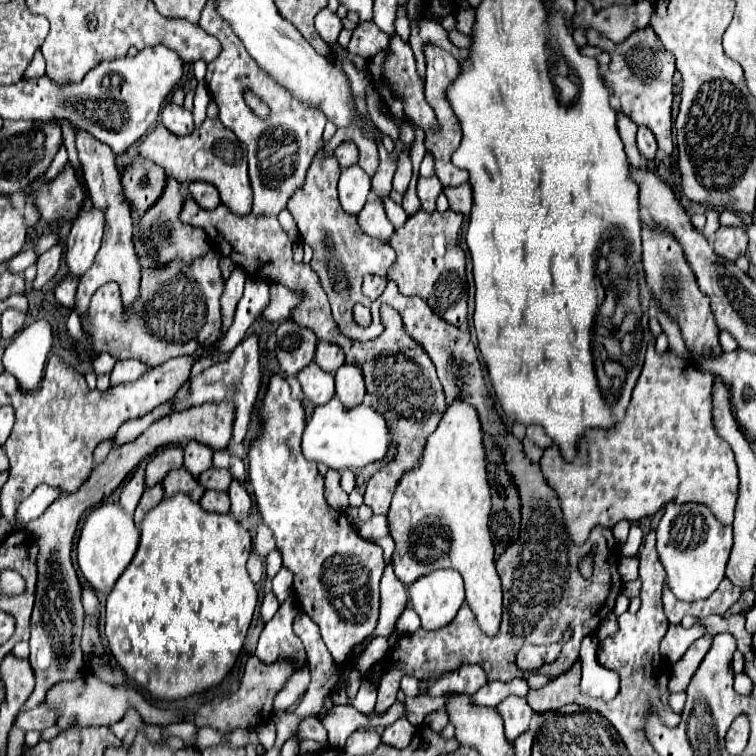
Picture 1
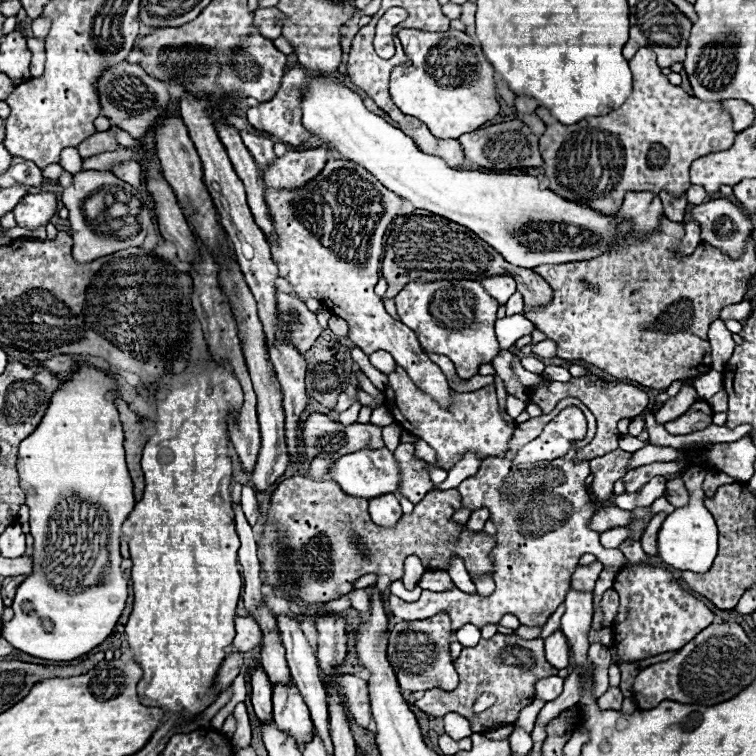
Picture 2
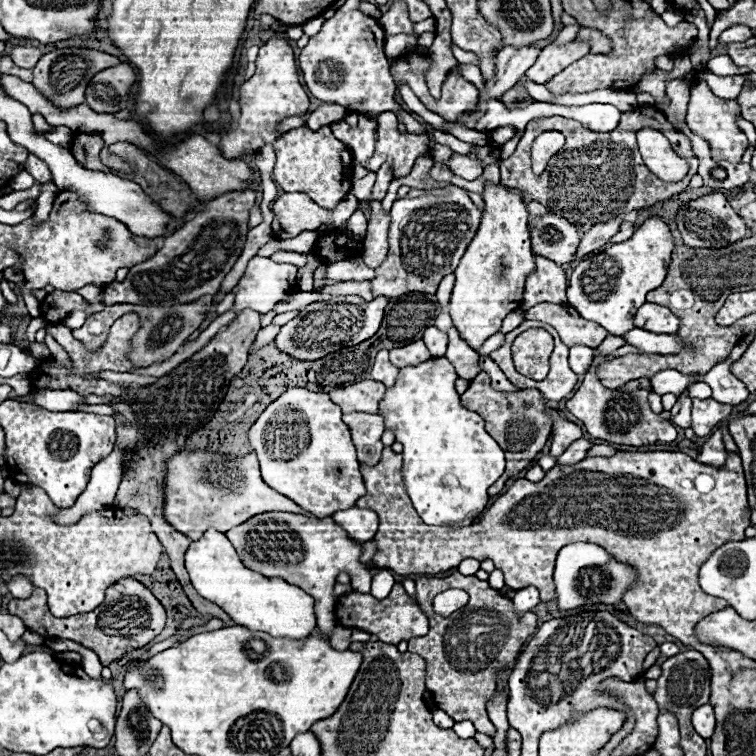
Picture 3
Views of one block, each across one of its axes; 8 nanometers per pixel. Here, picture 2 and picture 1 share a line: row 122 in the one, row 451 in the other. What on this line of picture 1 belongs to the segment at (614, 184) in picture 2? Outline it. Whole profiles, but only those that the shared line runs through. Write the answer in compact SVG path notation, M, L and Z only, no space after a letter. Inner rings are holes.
M650 338L648 342L646 362L634 386L624 422L618 422L612 430L590 430L580 438L580 446L576 446L576 458L572 458L572 462L560 458L560 448L556 444L552 444L540 460L544 478L560 498L566 528L572 540L578 540L580 544L586 542L594 526L612 528L620 520L636 522L644 516L654 516L668 502L704 504L722 524L730 524L734 518L738 468L728 442L716 434L712 422L712 386L716 376L712 372L698 370L692 360L676 356L674 350L658 354L654 340L656 338Z

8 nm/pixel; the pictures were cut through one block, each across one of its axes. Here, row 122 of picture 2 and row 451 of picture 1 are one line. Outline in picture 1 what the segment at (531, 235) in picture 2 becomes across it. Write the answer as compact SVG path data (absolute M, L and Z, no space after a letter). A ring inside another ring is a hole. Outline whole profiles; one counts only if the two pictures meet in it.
M332 398L328 404L316 406L314 416L304 430L302 448L308 460L322 462L334 470L354 470L382 460L390 448L390 442L392 436L386 426L386 420L372 406L358 404L356 408L348 410L340 400Z

